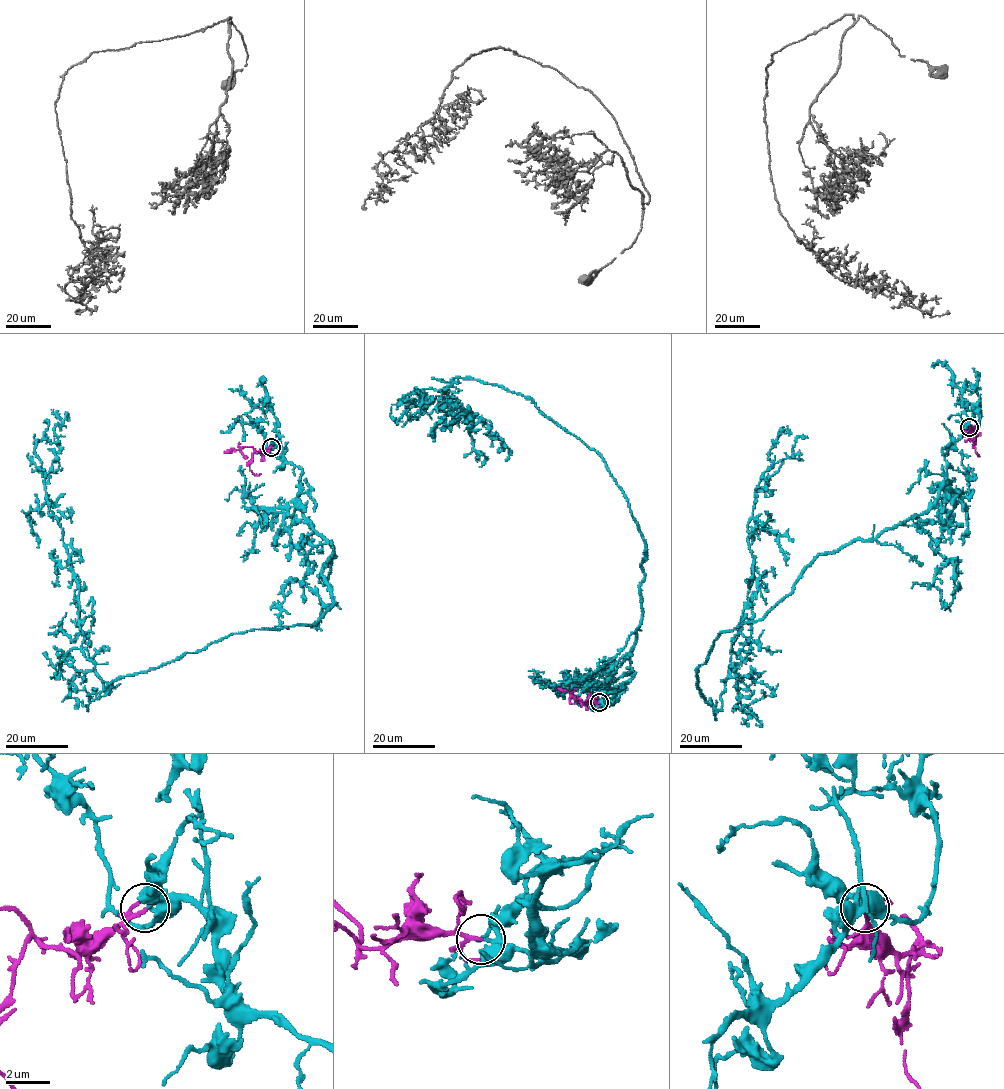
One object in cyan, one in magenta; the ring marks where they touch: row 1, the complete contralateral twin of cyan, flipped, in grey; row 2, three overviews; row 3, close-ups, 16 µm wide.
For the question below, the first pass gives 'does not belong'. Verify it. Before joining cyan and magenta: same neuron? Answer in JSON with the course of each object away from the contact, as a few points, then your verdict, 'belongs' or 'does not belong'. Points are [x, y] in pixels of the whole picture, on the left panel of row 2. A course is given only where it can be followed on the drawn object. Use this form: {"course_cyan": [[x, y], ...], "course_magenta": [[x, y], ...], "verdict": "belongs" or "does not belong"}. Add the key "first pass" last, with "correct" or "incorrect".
{"course_cyan": [[271, 446], [302, 469], [334, 603], [109, 692], [46, 497], [69, 416]], "course_magenta": [[271, 446], [262, 452], [246, 446], [224, 452]], "verdict": "belongs", "first pass": "incorrect"}

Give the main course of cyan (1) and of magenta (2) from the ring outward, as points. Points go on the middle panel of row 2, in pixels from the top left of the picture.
1: (599, 702), (644, 540), (595, 450), (454, 377), (456, 419), (509, 458)
2: (599, 702), (582, 704), (577, 697), (557, 688)

